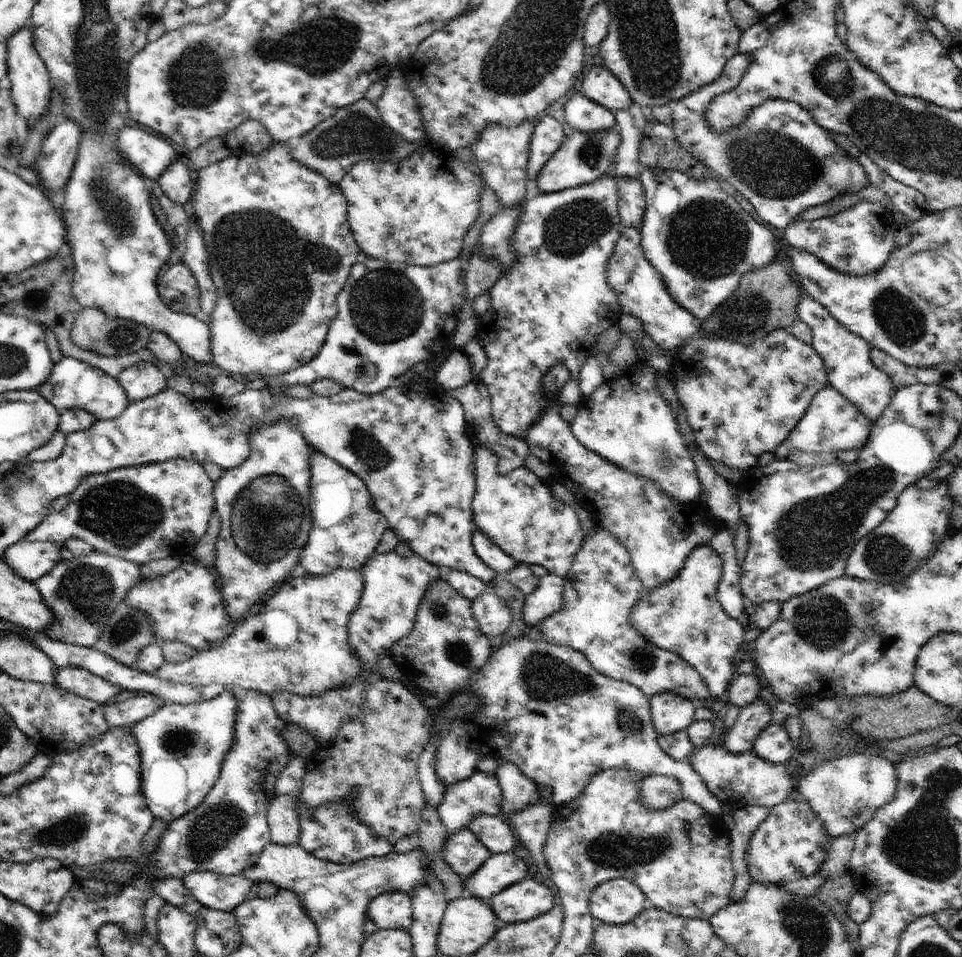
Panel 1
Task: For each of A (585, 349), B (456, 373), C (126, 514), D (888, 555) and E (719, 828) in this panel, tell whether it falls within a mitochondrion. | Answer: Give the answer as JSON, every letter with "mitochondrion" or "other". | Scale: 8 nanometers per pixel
{"A":"other","B":"other","C":"mitochondrion","D":"mitochondrion","E":"other"}

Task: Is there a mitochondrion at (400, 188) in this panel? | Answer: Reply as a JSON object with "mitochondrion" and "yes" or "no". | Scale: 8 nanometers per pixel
{"mitochondrion":"no"}

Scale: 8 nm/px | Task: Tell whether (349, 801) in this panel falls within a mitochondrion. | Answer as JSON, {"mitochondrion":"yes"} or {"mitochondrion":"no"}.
{"mitochondrion":"no"}

